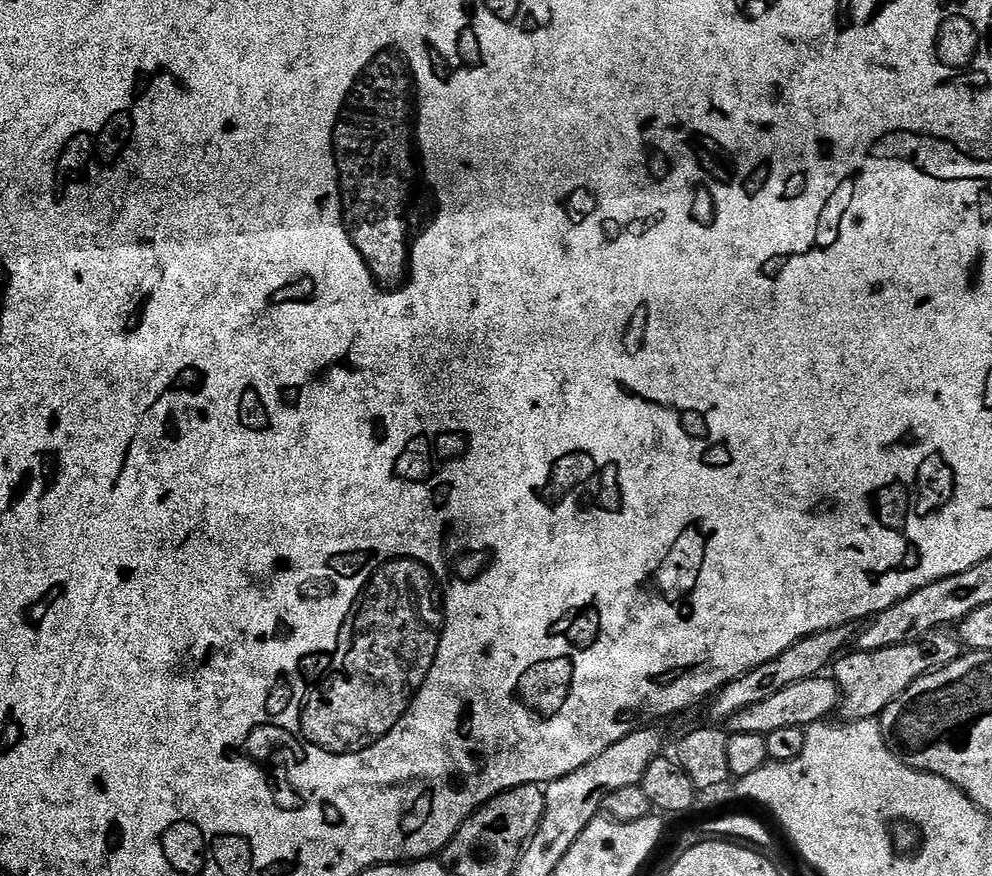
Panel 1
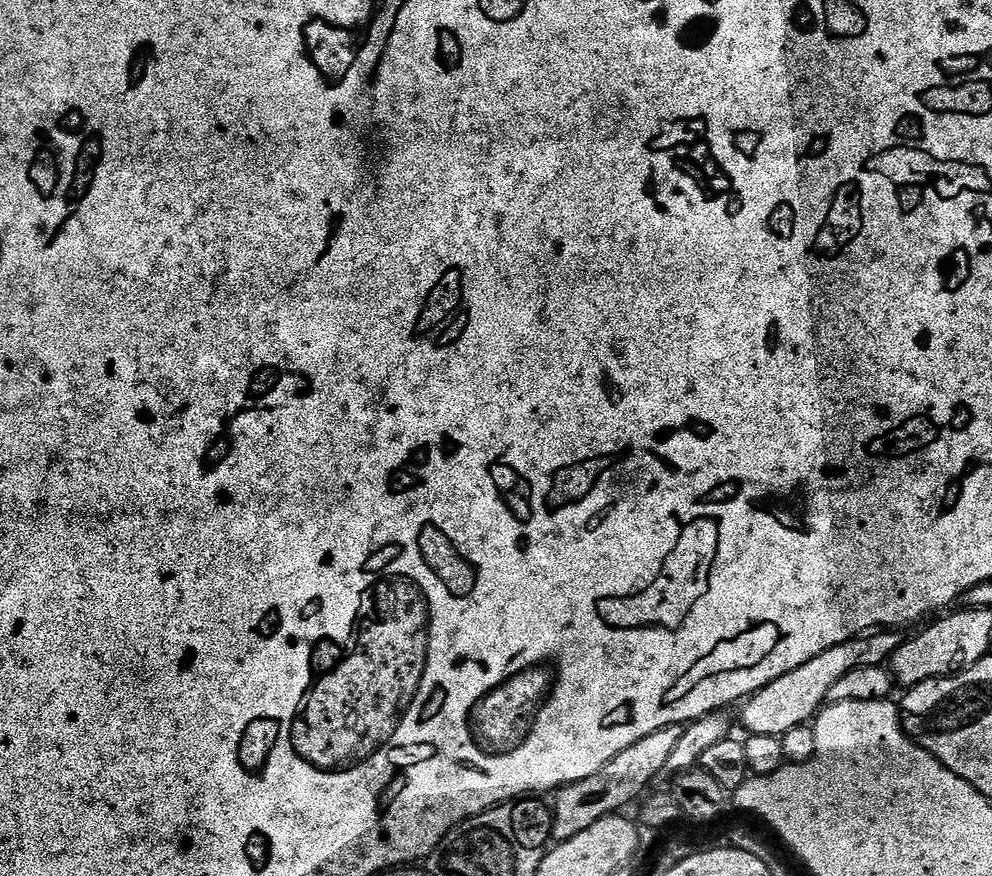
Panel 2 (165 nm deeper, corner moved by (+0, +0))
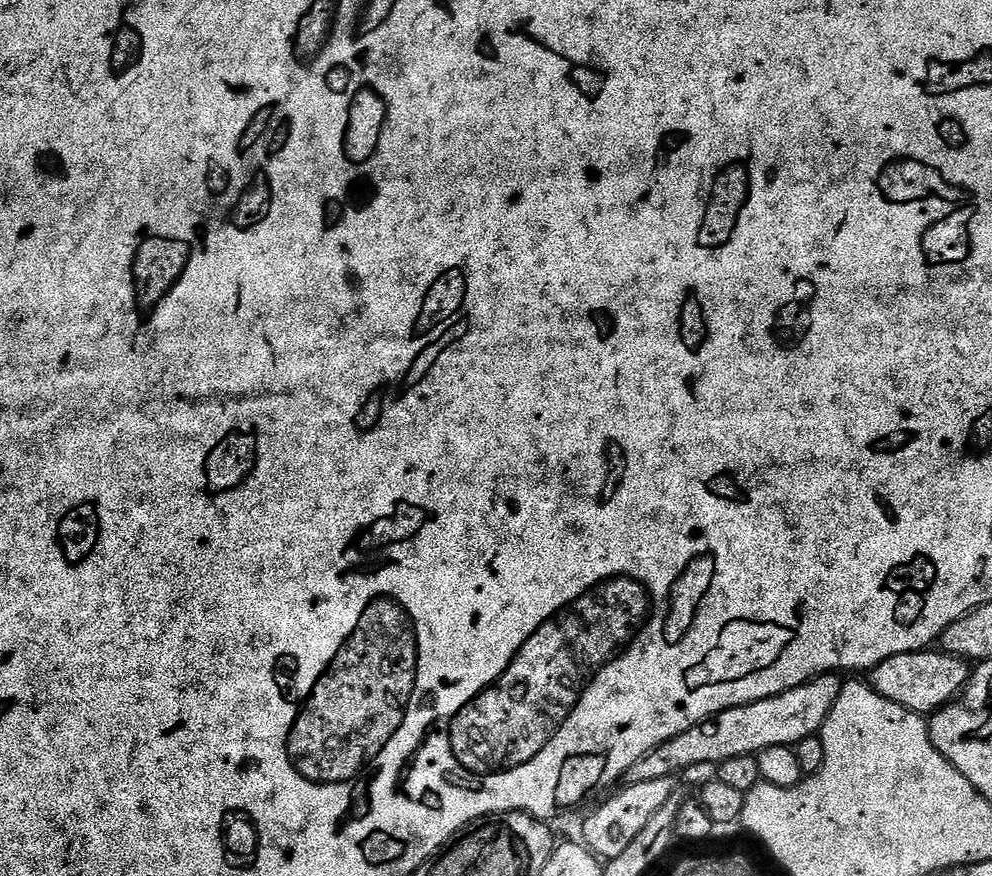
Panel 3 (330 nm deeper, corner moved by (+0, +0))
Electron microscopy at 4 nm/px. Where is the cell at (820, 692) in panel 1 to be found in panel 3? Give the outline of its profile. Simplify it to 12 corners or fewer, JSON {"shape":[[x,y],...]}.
{"shape":[[943,650],[894,654],[871,669],[882,698],[928,718],[968,684]]}

